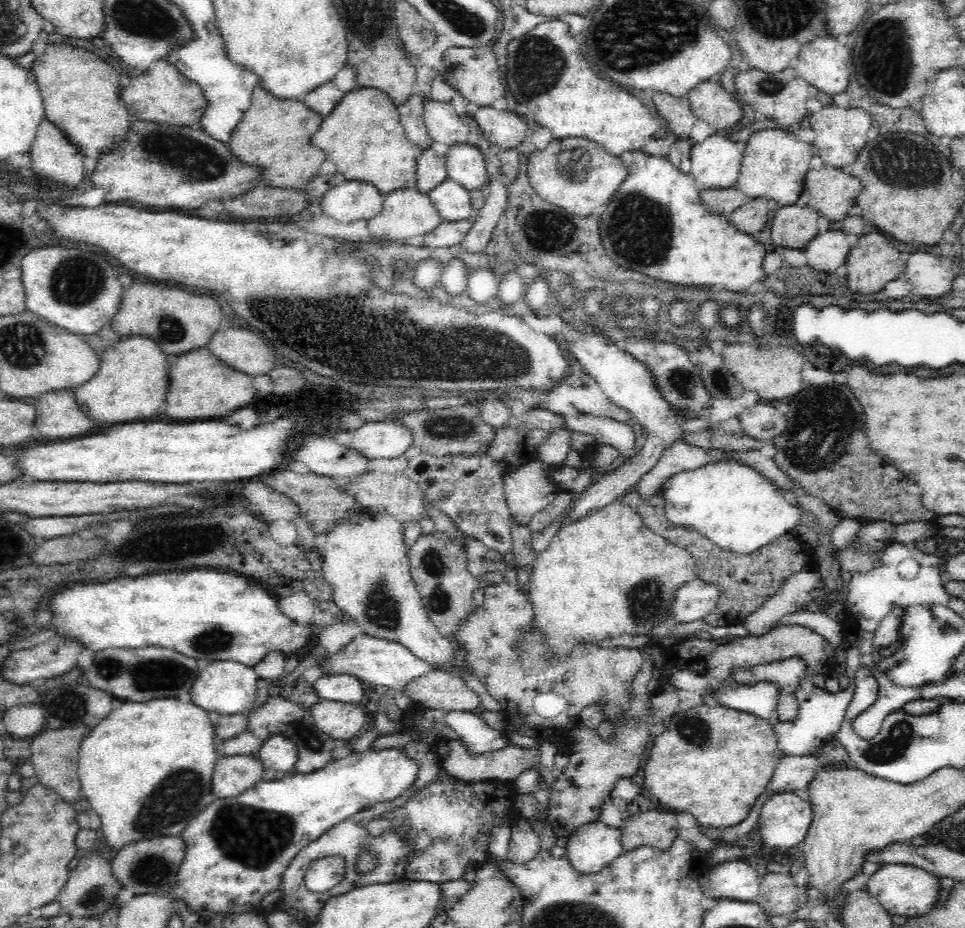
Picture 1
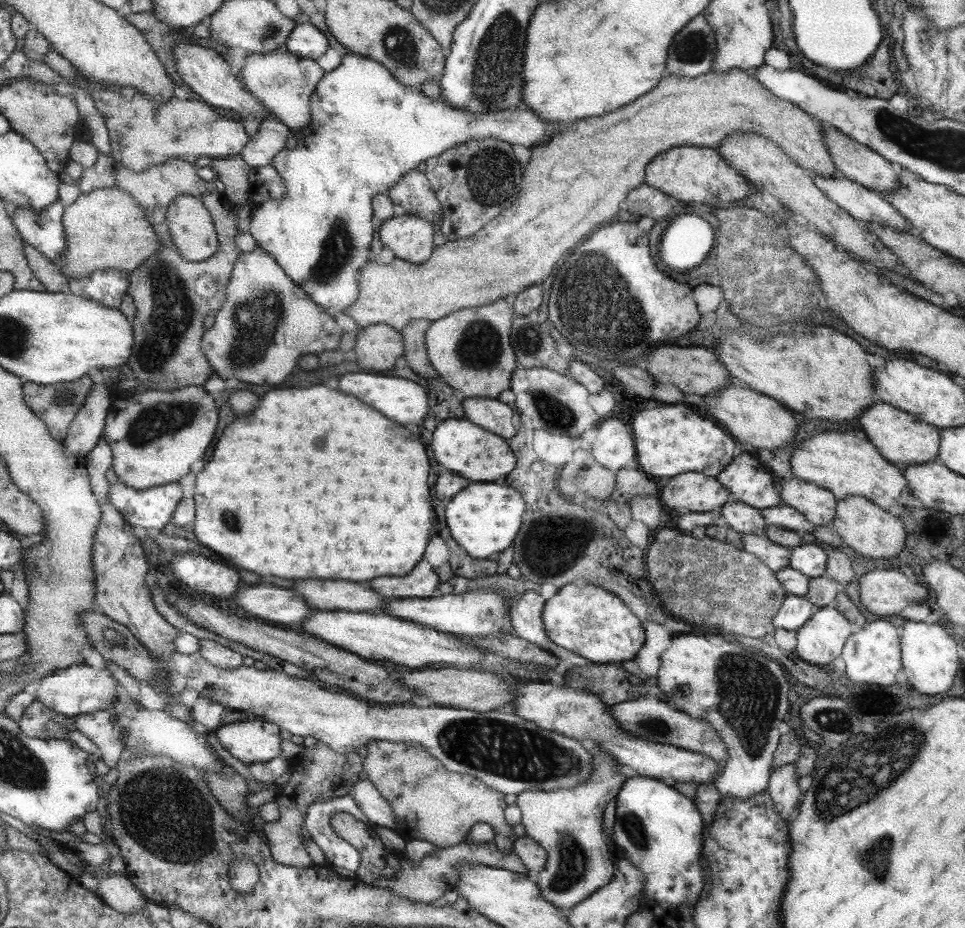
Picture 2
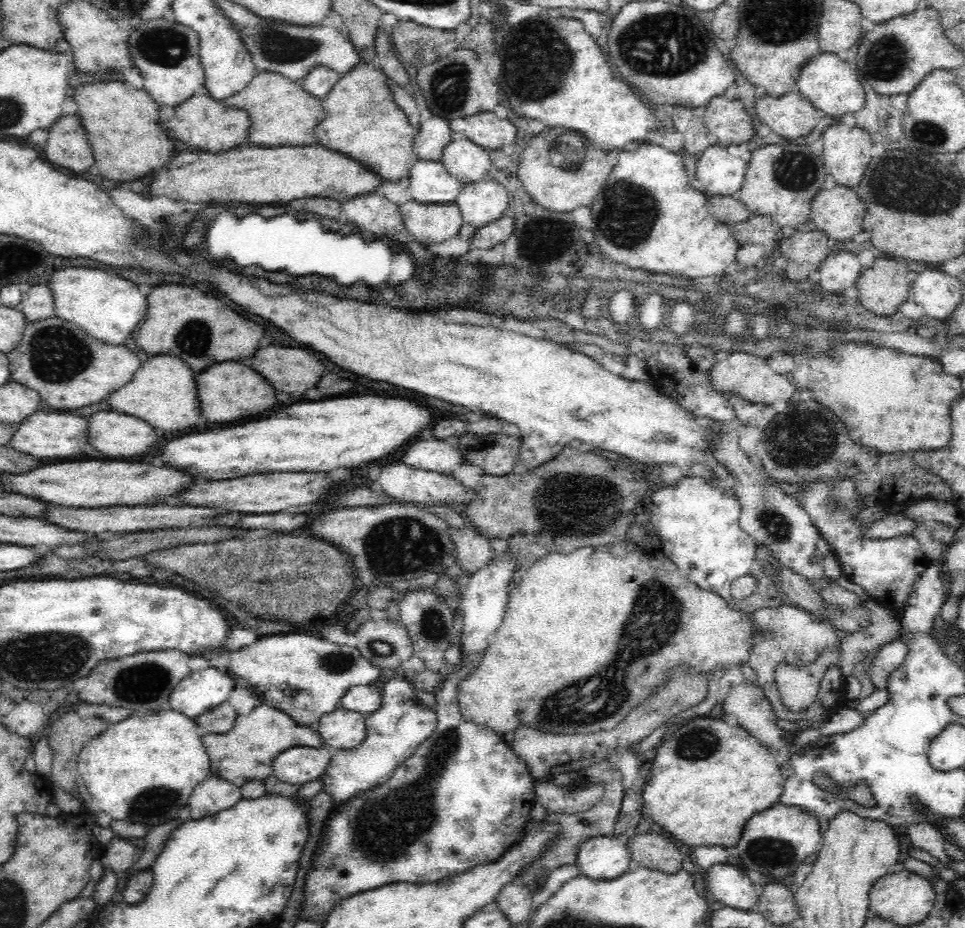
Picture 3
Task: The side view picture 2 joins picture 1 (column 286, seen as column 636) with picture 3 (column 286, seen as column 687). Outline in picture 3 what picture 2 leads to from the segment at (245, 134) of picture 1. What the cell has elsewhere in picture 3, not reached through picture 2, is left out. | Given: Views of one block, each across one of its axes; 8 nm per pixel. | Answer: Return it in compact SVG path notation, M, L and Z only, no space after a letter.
M262 72L240 91L223 100L228 106L247 111L250 117L249 144L258 147L308 146L314 144L314 126L325 118L321 99L304 90L301 82L293 81L278 73Z

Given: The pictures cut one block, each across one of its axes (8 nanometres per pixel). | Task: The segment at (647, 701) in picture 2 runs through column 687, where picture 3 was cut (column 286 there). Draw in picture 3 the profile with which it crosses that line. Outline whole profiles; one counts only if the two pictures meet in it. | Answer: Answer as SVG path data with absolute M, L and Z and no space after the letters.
M270 704L255 706L250 714L237 715L233 727L226 734L205 734L202 746L209 758L210 774L241 787L252 780L261 780L273 774L274 758L284 750L304 746L318 749L324 742L317 731L293 721L285 711Z

